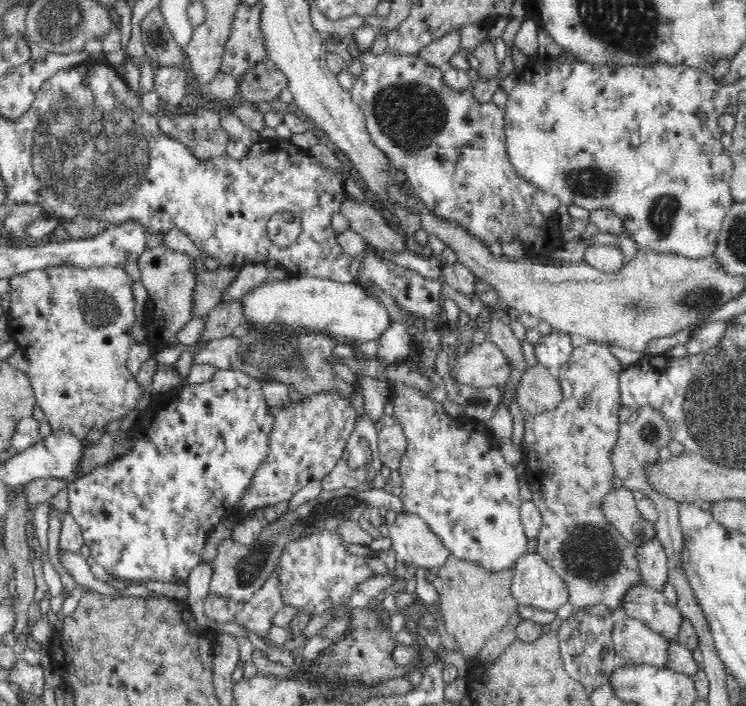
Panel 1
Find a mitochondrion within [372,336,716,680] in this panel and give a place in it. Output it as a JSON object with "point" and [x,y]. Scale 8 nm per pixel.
{"point":[588,550]}

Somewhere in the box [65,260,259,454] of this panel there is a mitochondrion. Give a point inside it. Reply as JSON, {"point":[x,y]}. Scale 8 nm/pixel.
{"point":[102,309]}

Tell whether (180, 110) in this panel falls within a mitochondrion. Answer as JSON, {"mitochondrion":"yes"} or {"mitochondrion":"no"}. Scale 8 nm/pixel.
{"mitochondrion":"no"}

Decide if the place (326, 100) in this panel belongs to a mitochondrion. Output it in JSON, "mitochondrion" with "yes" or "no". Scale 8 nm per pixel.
{"mitochondrion":"no"}

